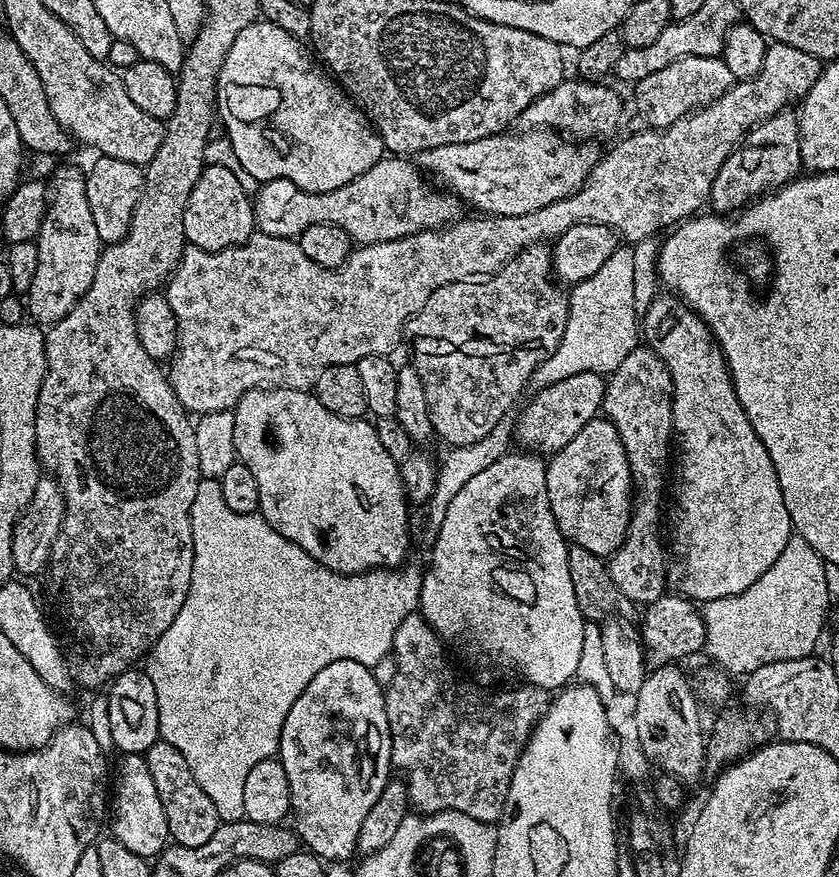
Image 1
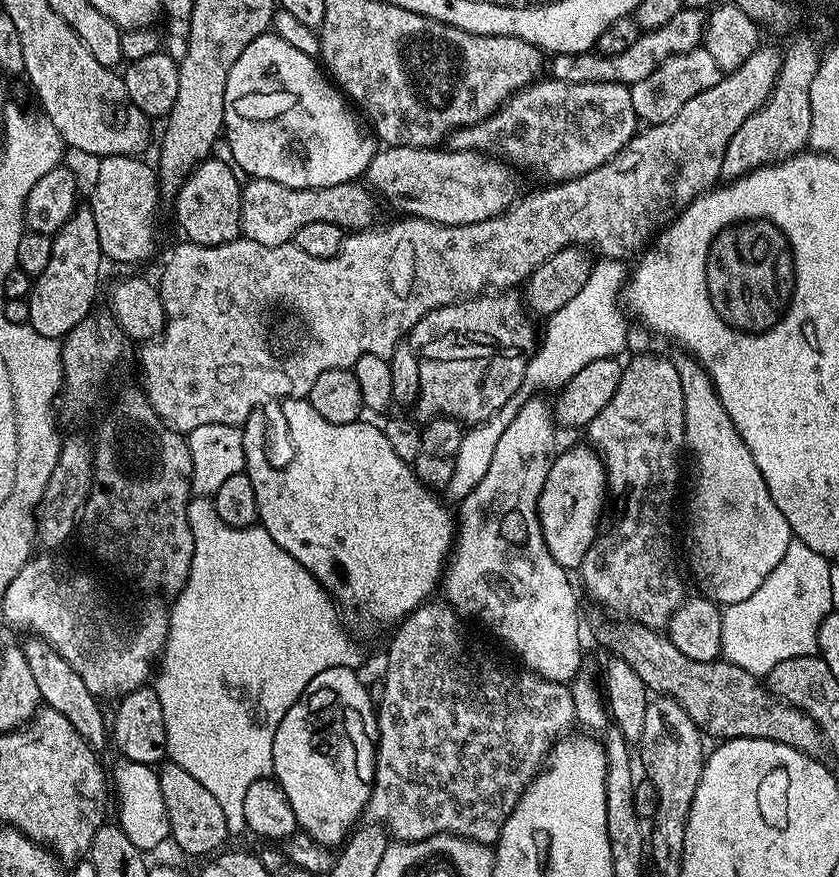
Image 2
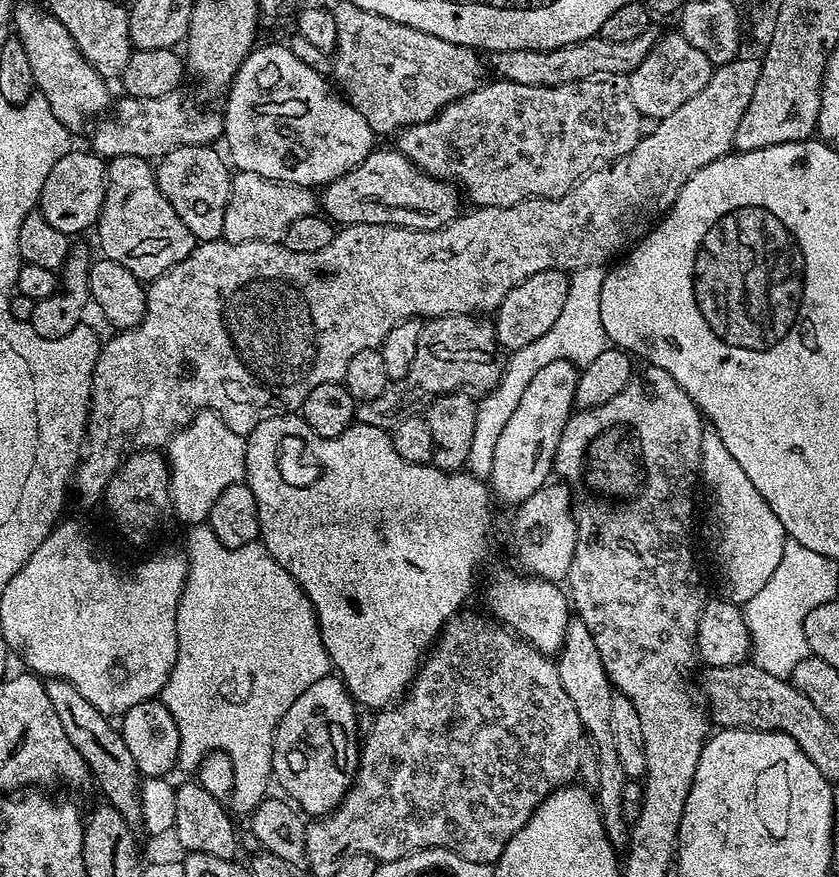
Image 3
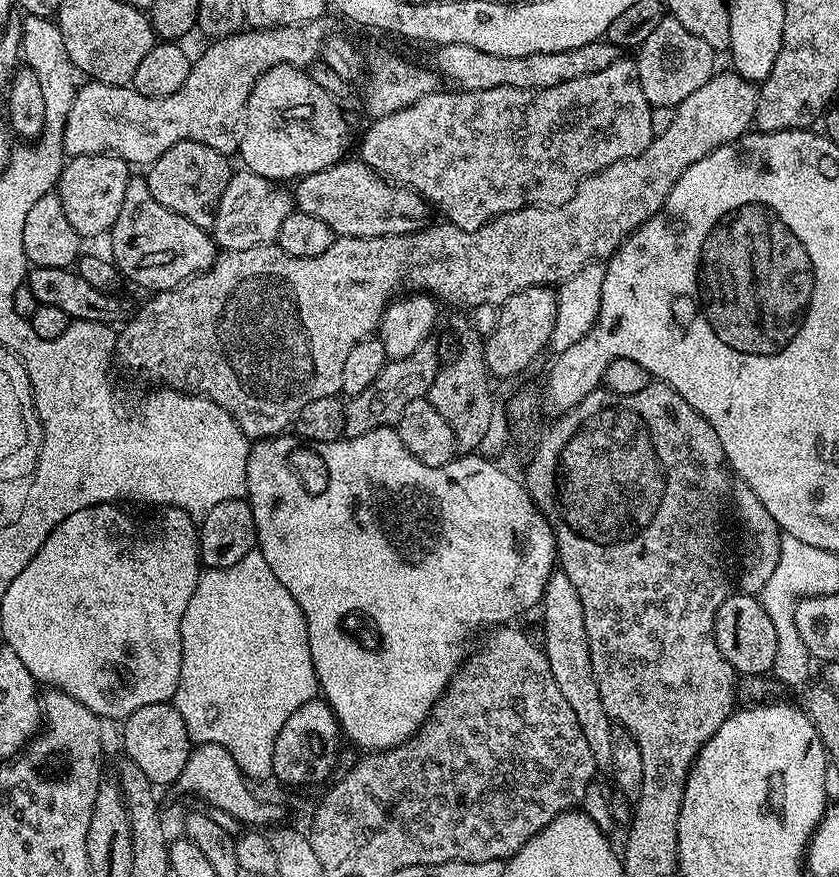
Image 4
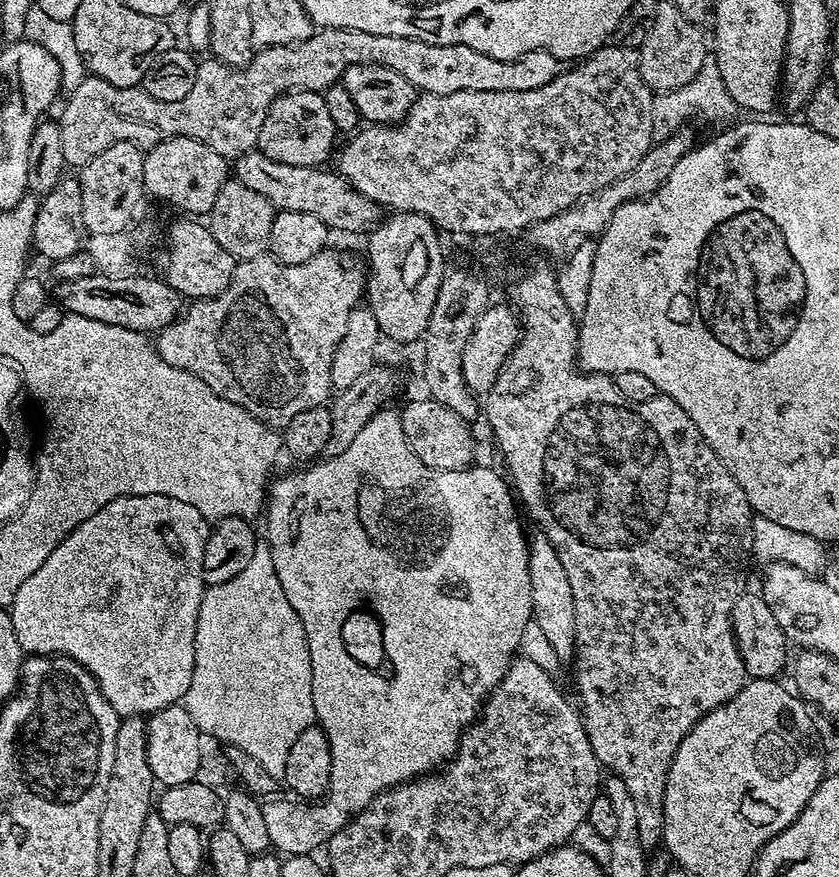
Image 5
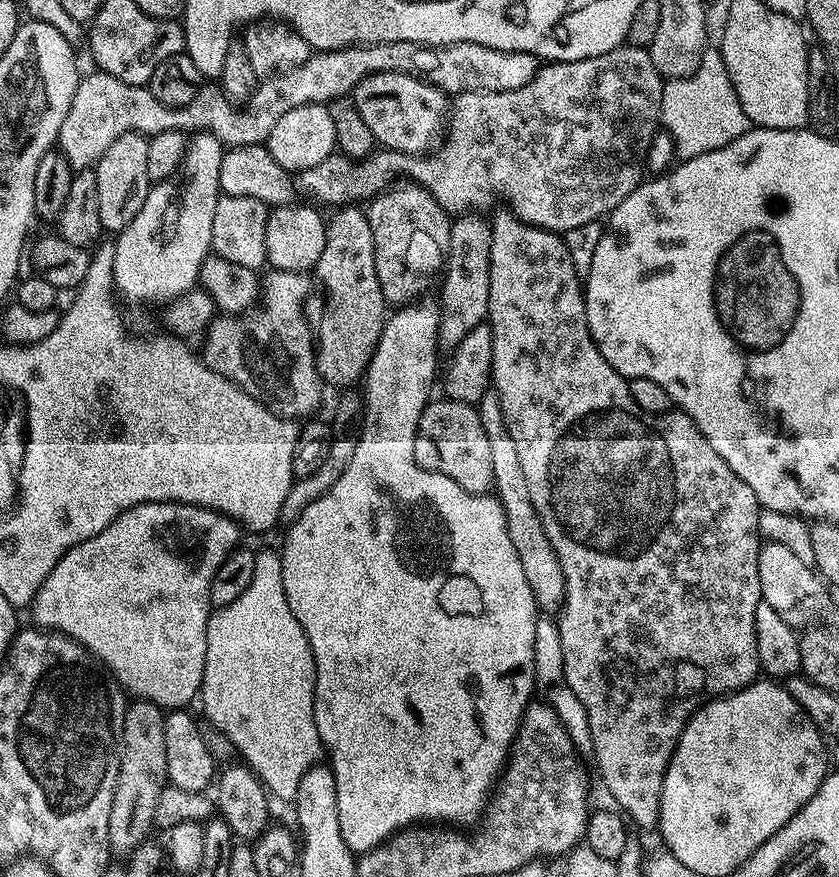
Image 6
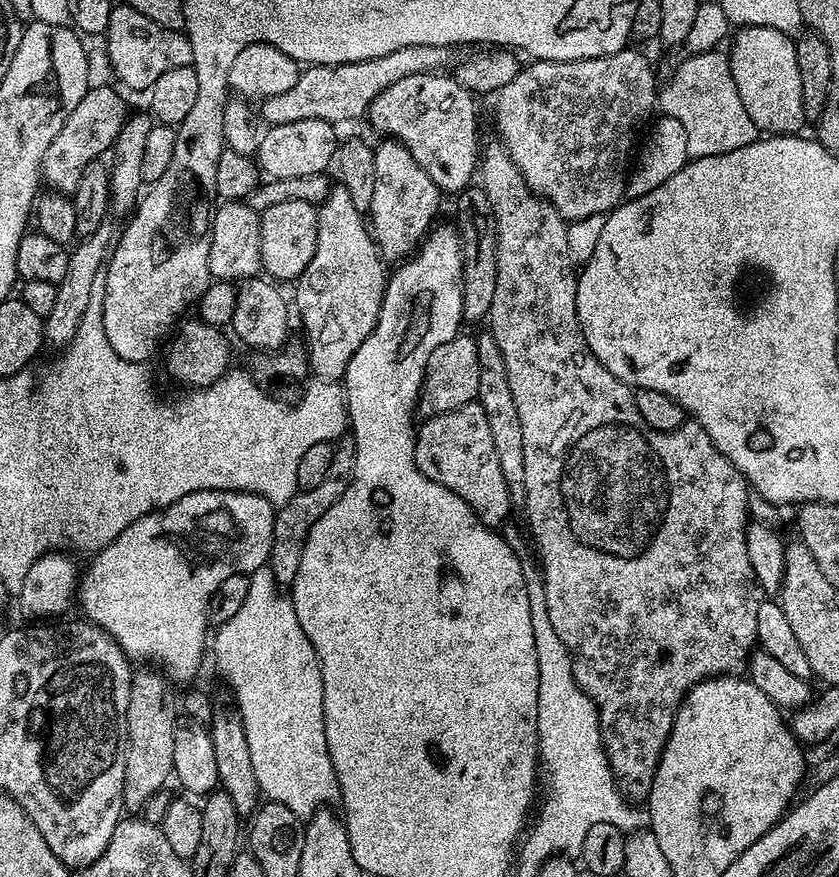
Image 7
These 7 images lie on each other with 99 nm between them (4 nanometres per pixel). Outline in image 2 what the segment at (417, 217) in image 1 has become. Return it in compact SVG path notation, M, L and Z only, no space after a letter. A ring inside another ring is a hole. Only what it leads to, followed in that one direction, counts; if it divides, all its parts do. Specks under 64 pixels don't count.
M252 178L243 185L240 194L240 230L243 239L253 240L262 246L282 246L289 243L296 232L302 230L302 226L308 225L309 222L334 222L334 226L345 230L363 230L377 223L376 203L378 204L377 197L360 182L325 188L291 188L282 186L282 182Z

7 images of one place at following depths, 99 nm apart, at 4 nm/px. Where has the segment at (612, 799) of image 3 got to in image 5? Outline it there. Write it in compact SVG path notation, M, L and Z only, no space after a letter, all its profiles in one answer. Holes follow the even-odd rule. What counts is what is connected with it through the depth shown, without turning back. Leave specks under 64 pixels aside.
M543 534L533 535L528 553L531 572L533 621L541 627L542 634L549 639L550 646L562 662L577 655L577 615L574 609L574 592L563 569L562 558L558 558L556 547Z

